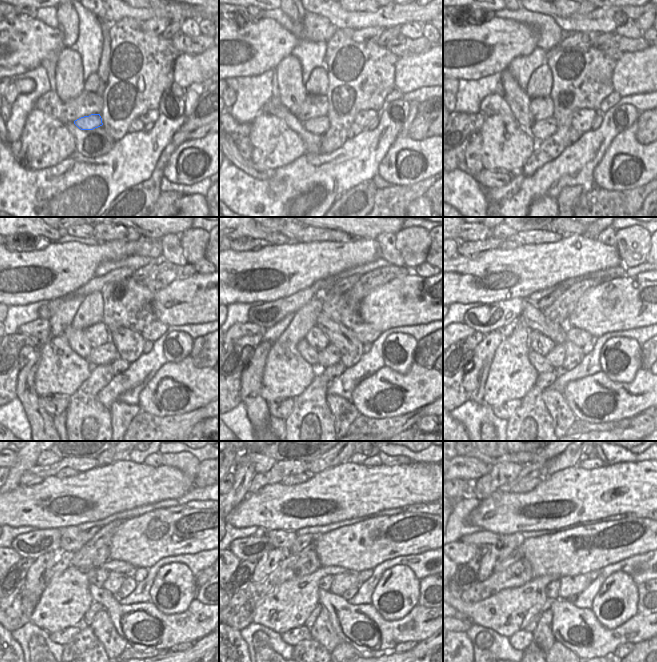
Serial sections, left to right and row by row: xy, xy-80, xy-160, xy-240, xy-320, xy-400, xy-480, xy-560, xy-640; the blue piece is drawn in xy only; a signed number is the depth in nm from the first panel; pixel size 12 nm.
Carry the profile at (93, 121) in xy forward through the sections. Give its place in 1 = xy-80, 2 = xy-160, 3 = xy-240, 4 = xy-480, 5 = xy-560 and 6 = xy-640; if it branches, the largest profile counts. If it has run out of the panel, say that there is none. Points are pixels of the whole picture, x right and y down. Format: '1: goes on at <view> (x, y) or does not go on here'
1: goes on at xy-80 (320, 125)
2: goes on at xy-160 (540, 130)
3: goes on at xy-240 (106, 354)
4: goes on at xy-480 (113, 583)
5: goes on at xy-560 (342, 582)
6: goes on at xy-640 (569, 585)

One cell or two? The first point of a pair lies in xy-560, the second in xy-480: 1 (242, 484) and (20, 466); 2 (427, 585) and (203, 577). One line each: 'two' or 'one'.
1: one
2: two

